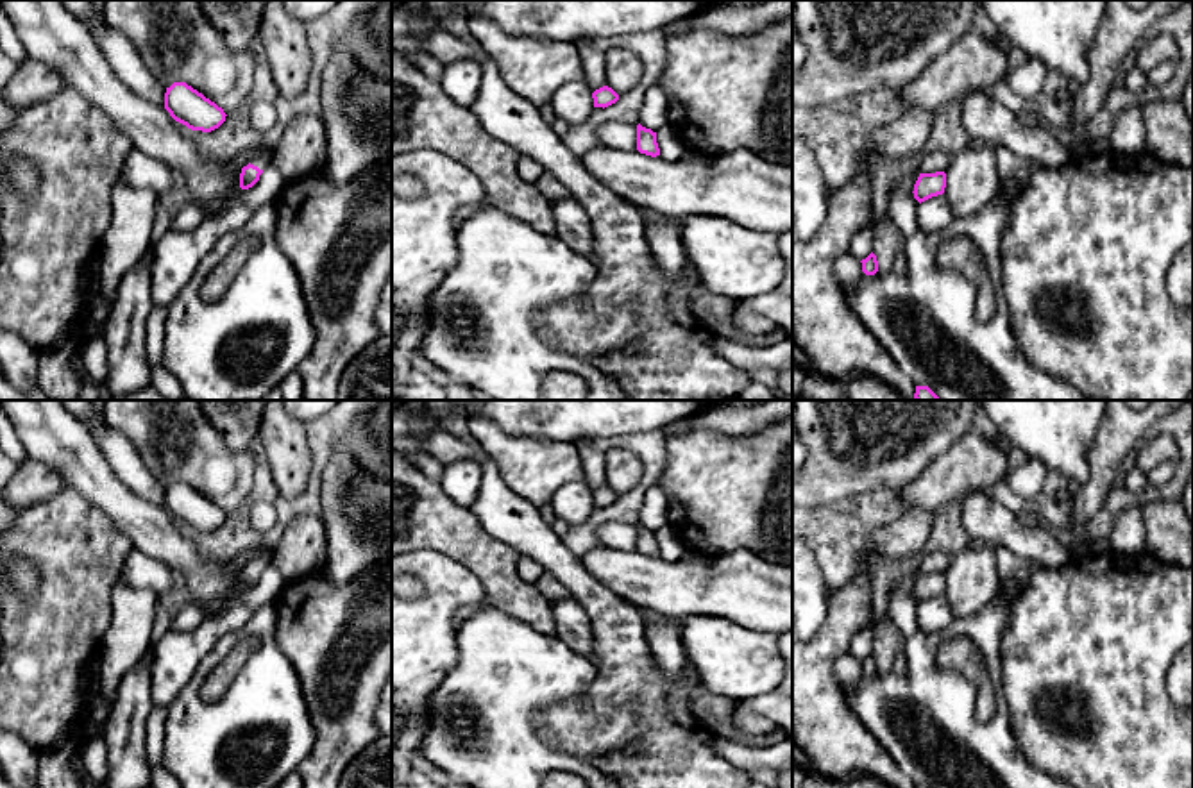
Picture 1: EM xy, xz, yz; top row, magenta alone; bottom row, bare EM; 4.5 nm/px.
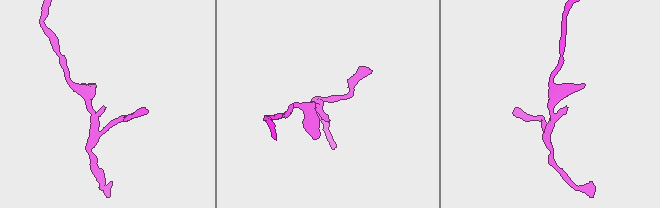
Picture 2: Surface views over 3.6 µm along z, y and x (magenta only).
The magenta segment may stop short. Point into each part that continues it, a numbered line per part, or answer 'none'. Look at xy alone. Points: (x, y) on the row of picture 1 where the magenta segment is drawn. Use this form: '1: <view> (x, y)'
1: xy (262, 161)

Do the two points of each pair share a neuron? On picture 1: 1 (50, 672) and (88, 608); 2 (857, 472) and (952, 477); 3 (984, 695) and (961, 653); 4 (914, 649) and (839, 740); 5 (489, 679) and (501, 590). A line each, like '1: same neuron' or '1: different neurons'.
1: same neuron
2: different neurons
3: same neuron
4: different neurons
5: different neurons

